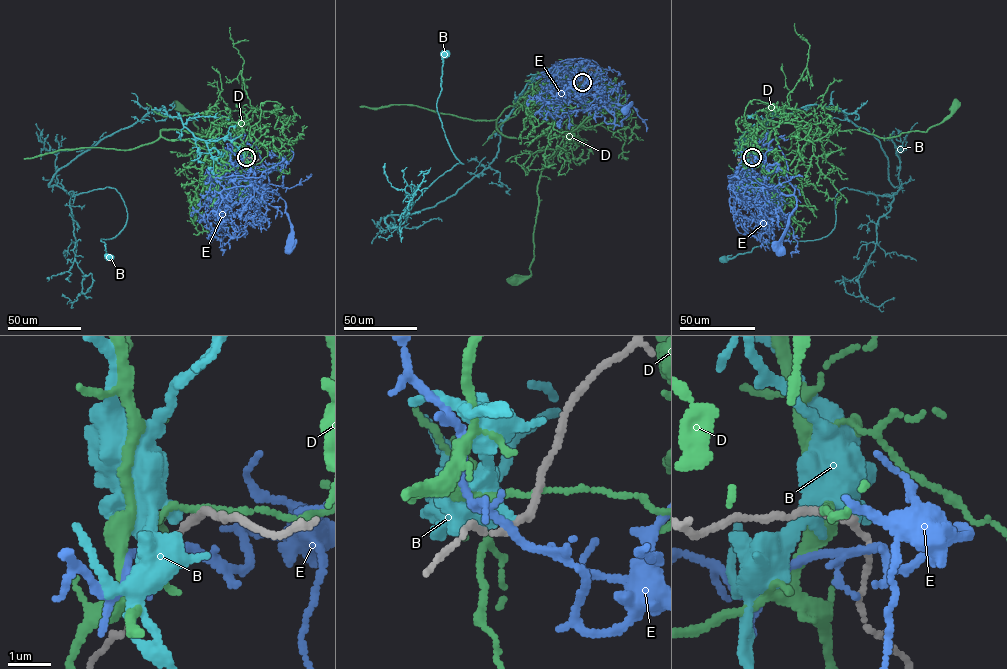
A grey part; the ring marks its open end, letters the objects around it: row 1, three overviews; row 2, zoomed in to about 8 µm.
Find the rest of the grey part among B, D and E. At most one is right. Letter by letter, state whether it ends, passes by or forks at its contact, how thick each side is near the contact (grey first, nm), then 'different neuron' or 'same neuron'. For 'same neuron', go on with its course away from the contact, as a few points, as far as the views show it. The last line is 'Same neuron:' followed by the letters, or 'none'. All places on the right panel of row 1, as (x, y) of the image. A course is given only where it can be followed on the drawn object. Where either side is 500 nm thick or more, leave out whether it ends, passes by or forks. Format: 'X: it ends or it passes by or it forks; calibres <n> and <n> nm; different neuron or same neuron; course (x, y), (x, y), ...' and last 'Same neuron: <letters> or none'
B: it ends; calibres 150 and 360 nm; different neuron
D: it passes by; calibres 170 and 100 nm; different neuron
E: it forks; calibres 110 and 150 nm; different neuron
Same neuron: none

